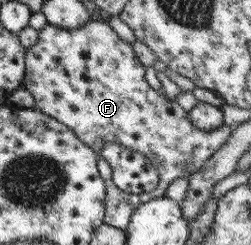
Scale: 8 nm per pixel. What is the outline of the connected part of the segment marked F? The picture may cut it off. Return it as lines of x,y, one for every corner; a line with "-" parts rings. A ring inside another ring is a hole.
89,17
84,26
74,31
58,28
54,24
46,24
37,31
36,44
25,49
24,64
22,87
32,95
34,108
72,129
76,137
92,151
98,153
106,142
116,142
124,148
142,154
156,169
159,178
157,185
150,192
132,194
122,192
112,184
109,164
102,157
98,158
97,171
106,191
103,222
108,226
124,229
132,211
140,203
156,197
164,197
166,187
172,183
172,180
178,177
188,178
196,172
196,169
206,162
230,136
232,128
224,123
208,132
194,128
190,124
187,112
182,110
175,100
168,99
162,89
155,91
150,88
144,79
145,67
136,59
132,45
118,38
118,34
110,28
106,20
97,21

